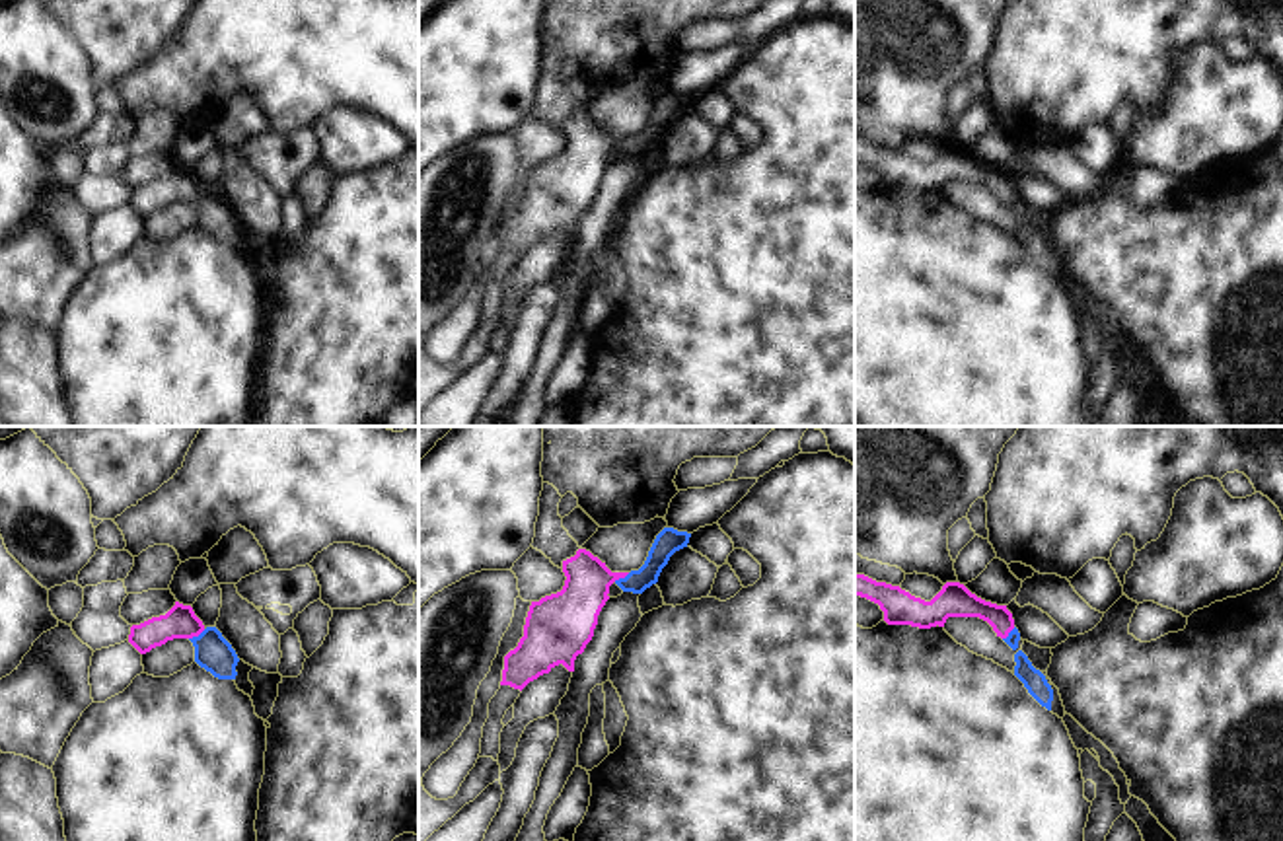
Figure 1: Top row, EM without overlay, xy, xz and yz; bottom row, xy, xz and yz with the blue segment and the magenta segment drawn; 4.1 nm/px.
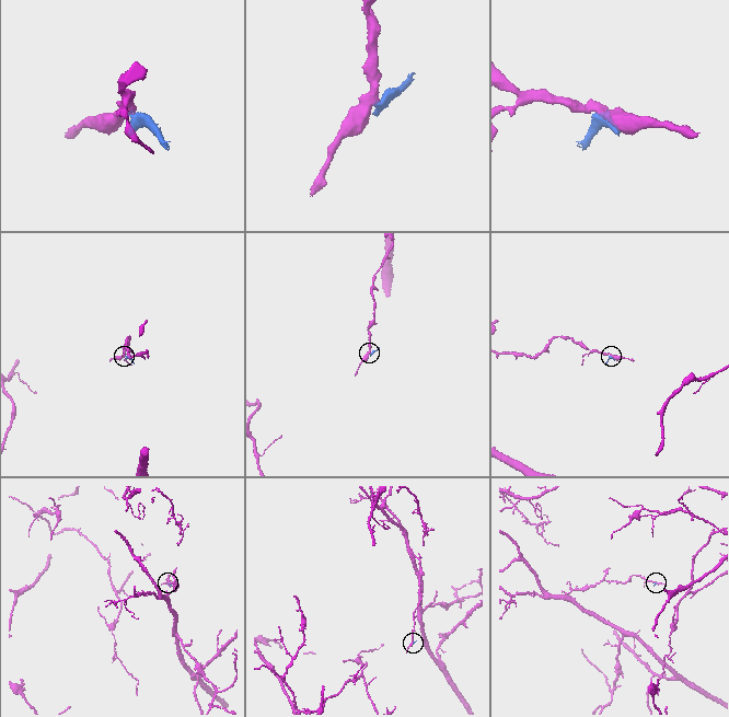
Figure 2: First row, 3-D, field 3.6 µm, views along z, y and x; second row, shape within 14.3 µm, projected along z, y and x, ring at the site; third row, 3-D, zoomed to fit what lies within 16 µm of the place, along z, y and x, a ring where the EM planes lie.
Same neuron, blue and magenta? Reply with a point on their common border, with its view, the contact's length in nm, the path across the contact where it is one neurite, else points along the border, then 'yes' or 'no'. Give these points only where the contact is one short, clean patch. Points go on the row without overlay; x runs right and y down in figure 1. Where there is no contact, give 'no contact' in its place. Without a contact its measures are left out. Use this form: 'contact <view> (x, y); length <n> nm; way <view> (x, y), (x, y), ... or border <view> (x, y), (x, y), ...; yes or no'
contact xy (199, 199); length 80 nm; way xy (213, 217), (199, 199), (180, 185); yes

